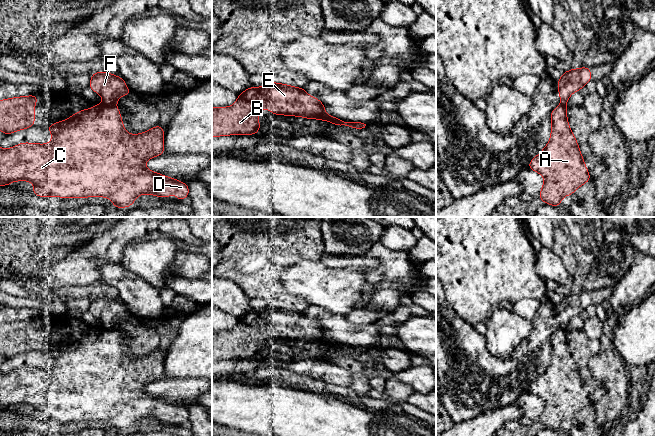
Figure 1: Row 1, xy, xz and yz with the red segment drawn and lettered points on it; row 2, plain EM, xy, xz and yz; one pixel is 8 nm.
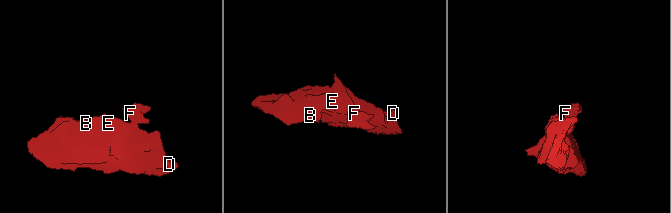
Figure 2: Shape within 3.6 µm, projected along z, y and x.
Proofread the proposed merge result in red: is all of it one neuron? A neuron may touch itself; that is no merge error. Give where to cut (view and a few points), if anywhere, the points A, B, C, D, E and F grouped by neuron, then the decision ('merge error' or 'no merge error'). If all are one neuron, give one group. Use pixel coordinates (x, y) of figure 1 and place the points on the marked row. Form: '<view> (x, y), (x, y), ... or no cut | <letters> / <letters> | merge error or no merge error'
xy (104, 103), (114, 106) | A B C D E / F | merge error

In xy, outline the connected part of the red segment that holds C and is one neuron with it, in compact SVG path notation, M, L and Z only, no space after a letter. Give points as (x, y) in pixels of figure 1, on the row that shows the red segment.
M96 104L91 109L83 109L67 120L49 124L46 128L52 133L52 141L48 144L24 142L9 149L0 148L0 185L8 186L14 181L31 181L34 184L32 193L43 198L107 197L113 202L114 208L132 206L134 200L142 194L152 194L162 198L176 194L178 201L189 196L186 183L149 171L145 166L146 160L165 153L165 130L160 125L146 132L131 135L124 129L120 110L116 106Z

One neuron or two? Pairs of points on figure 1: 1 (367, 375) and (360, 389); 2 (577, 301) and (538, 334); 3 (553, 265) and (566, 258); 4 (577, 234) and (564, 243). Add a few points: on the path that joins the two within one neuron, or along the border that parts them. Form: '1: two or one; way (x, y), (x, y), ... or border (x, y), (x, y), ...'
1: one; way (364, 378), (361, 381), (361, 386)
2: one; way (567, 309), (548, 324)
3: two; border (551, 248), (561, 261), (570, 281)
4: two; border (568, 235), (575, 263)

